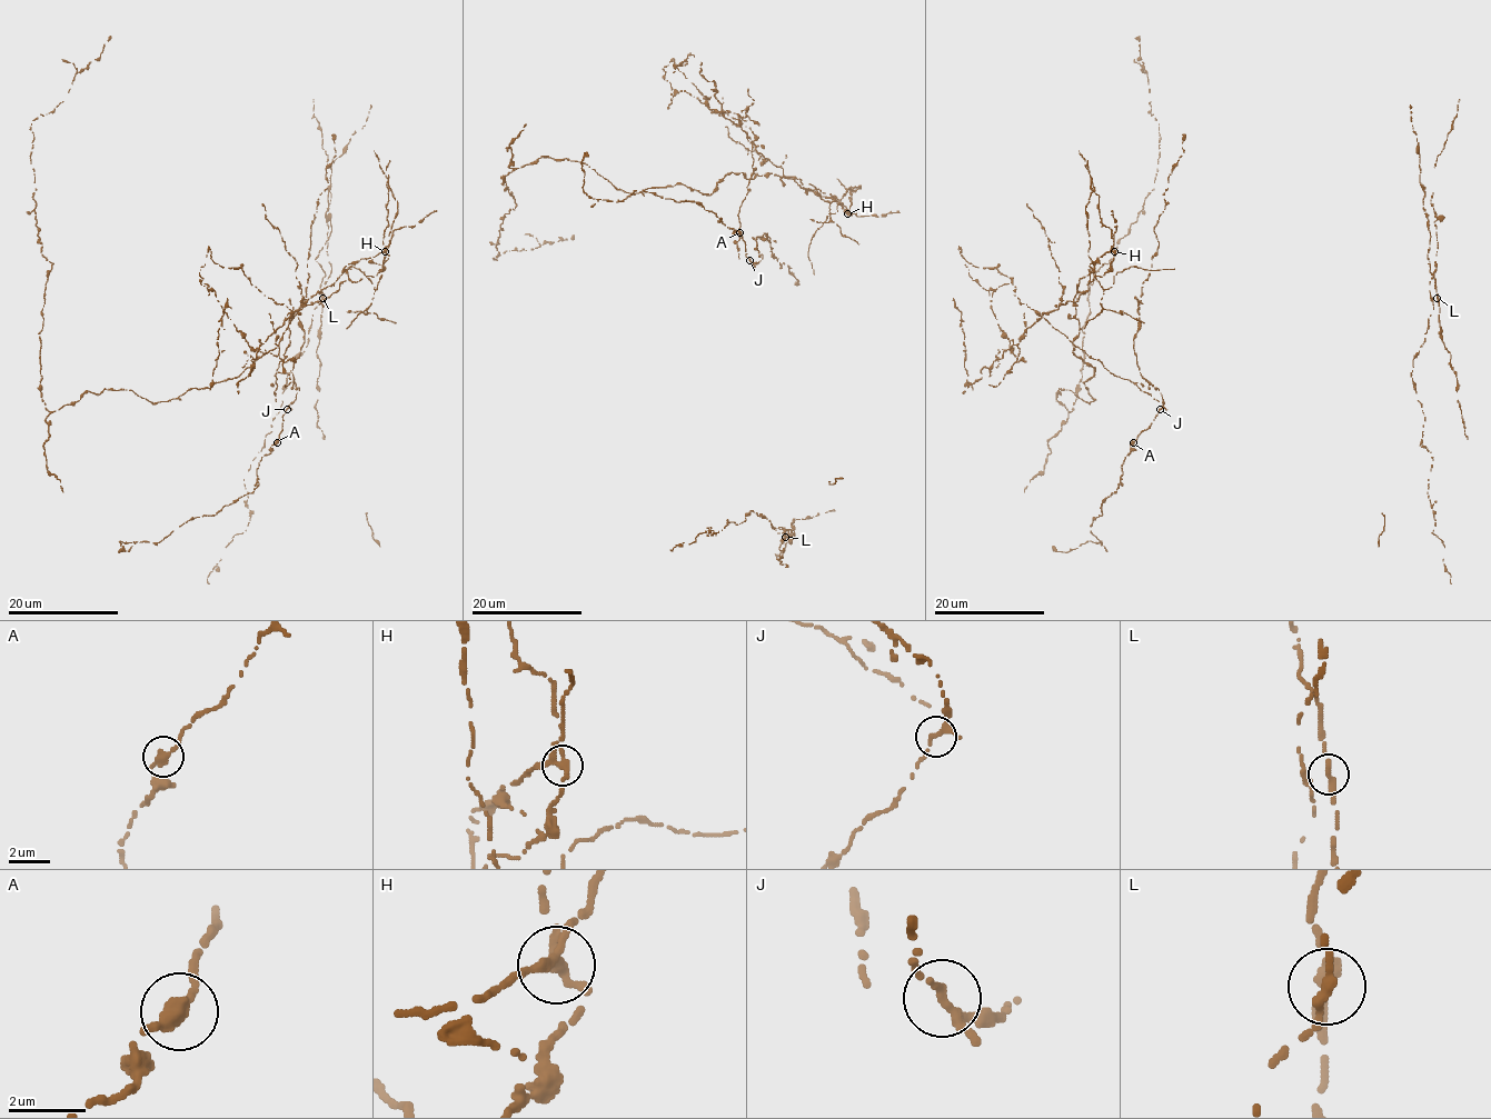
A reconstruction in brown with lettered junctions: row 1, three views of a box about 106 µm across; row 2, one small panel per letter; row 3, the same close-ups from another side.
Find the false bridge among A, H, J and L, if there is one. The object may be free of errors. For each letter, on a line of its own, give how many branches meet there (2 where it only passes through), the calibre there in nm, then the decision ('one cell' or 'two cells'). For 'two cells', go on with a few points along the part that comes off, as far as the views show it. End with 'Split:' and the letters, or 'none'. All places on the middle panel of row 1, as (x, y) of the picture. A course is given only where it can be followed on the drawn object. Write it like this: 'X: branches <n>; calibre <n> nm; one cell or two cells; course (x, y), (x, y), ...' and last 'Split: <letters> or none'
A: branches 2; calibre 320 nm; one cell
H: branches 4; calibre 280 nm; two cells
J: branches 3; calibre 200 nm; one cell
L: branches 4; calibre 280 nm; one cell
Split: H

